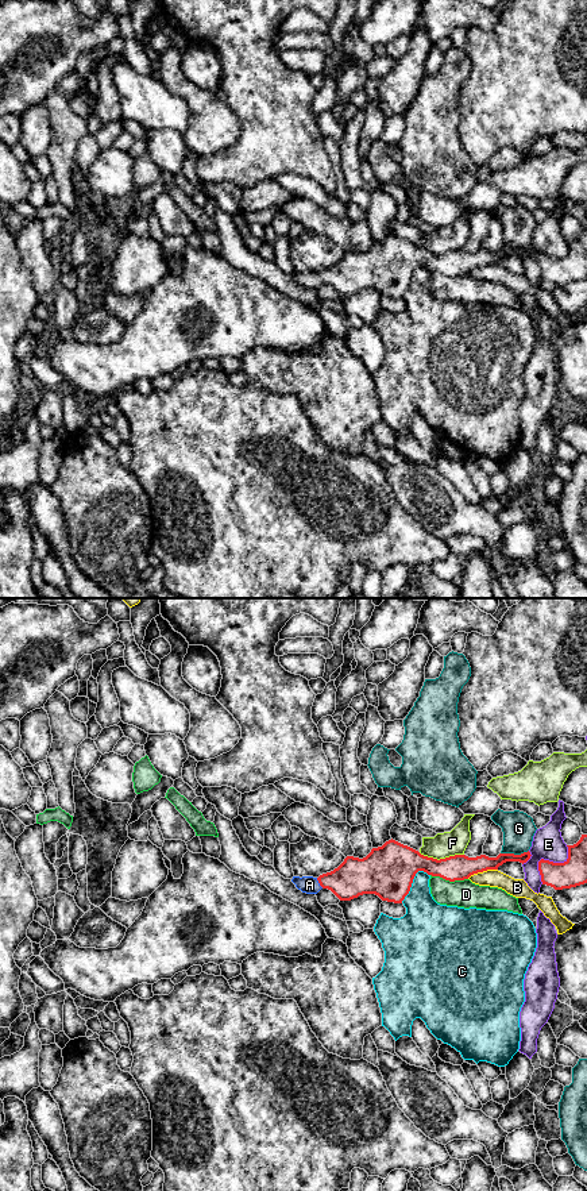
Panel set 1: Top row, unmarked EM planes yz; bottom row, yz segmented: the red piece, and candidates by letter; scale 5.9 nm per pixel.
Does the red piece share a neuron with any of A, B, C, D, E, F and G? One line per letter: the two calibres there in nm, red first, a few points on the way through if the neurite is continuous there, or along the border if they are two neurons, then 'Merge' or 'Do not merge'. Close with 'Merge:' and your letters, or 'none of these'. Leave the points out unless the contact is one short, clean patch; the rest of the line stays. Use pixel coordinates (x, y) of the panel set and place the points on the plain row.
A: Thickness 220 nm (red) against 110 nm. Path across: yz (355, 272), (348, 276), (319, 277), (309, 280). Merge
B: Thickness 160 nm (red) against 110 nm. Do not merge
C: Thickness 320 nm (red) against 260 nm. Do not merge
D: Thickness 160 nm (red) against 160 nm. Do not merge
E: Thickness 160 nm (red) against 190 nm. Do not merge
F: Thickness 220 nm (red) against 150 nm. Do not merge
G: Thickness 100 nm (red) against 190 nm. Do not merge
Merge: A

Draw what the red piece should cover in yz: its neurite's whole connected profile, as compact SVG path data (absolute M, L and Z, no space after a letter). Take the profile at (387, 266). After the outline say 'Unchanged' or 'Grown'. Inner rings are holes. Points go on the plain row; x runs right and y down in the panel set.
M391 234L382 242L372 243L363 254L347 251L331 267L318 273L293 271L291 277L306 289L317 289L321 284L328 284L340 296L375 289L382 296L402 298L418 266L455 277L487 265L498 265L506 257L524 259L530 251L528 246L521 250L499 248L497 253L455 250L437 255Z. Grown

